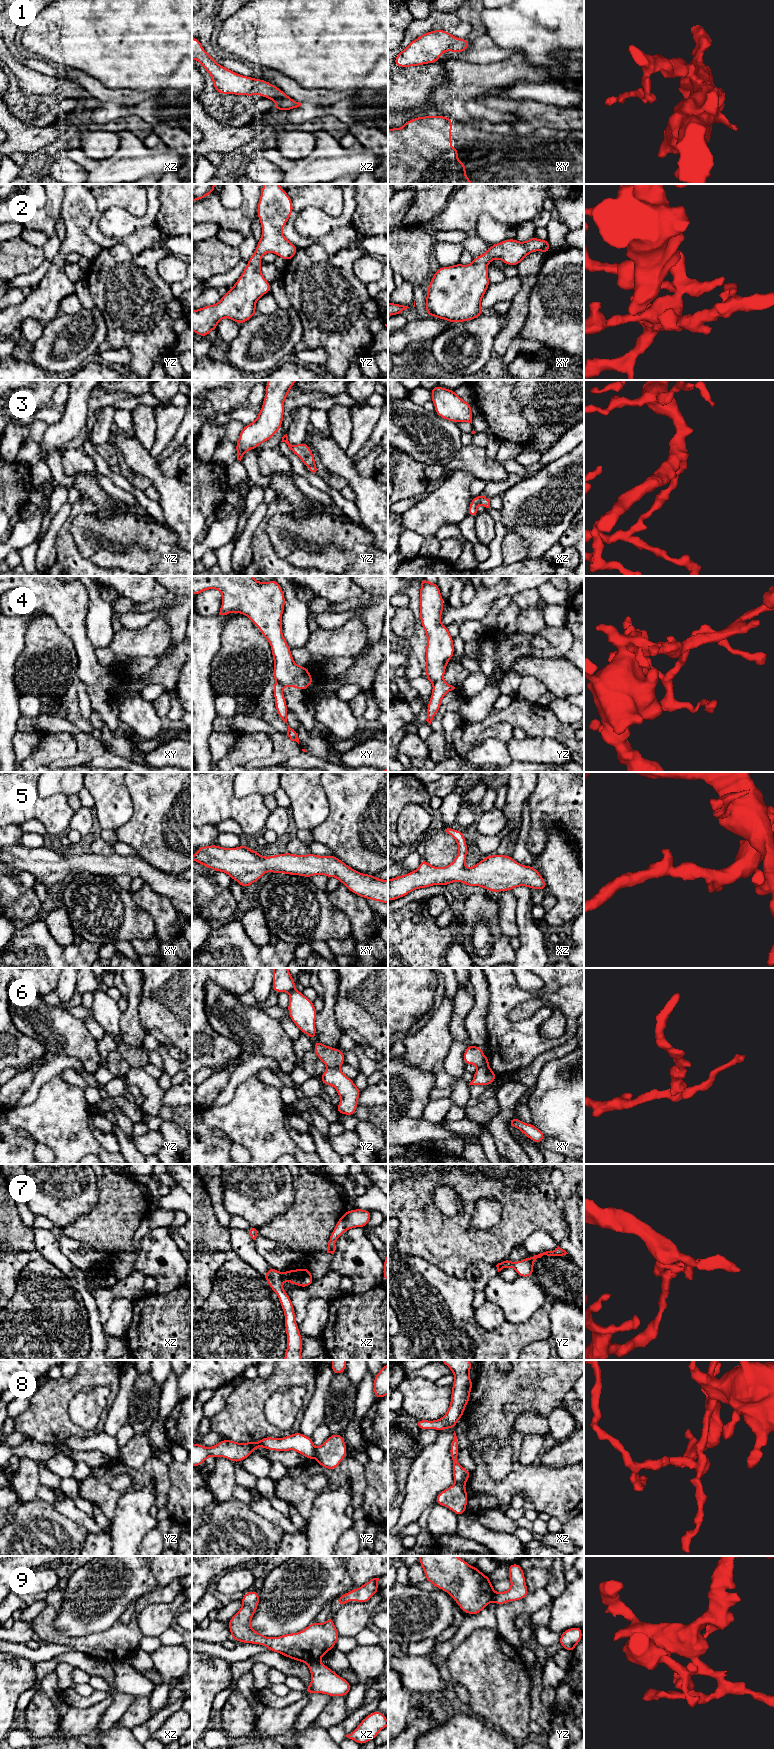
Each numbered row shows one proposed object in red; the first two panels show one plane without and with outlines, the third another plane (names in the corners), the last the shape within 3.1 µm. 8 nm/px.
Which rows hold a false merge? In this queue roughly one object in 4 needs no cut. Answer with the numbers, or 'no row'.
3, 4, 6, 7, 8, 9

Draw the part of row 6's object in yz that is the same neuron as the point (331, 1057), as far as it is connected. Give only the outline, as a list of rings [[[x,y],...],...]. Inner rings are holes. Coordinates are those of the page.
[[[319,1040],[315,1042],[314,1050],[317,1057],[327,1066],[339,1068],[344,1062],[344,1052],[339,1048],[329,1047],[322,1044]]]

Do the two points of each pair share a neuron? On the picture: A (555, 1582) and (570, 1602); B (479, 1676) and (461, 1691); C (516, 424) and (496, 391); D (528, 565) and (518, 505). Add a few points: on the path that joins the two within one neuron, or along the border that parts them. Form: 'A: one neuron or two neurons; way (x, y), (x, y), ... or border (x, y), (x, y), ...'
A: two neurons; border (569, 1582), (567, 1587), (553, 1601)
B: two neurons; border (455, 1680), (467, 1690), (467, 1704)
C: one neuron; way (508, 416), (498, 406), (496, 399)
D: two neurons; border (543, 556), (537, 559), (525, 559)

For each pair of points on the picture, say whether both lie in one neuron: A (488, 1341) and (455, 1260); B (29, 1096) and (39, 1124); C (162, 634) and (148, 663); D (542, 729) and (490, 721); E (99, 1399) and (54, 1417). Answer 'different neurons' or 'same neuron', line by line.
A: different neurons
B: different neurons
C: different neurons
D: same neuron
E: different neurons

